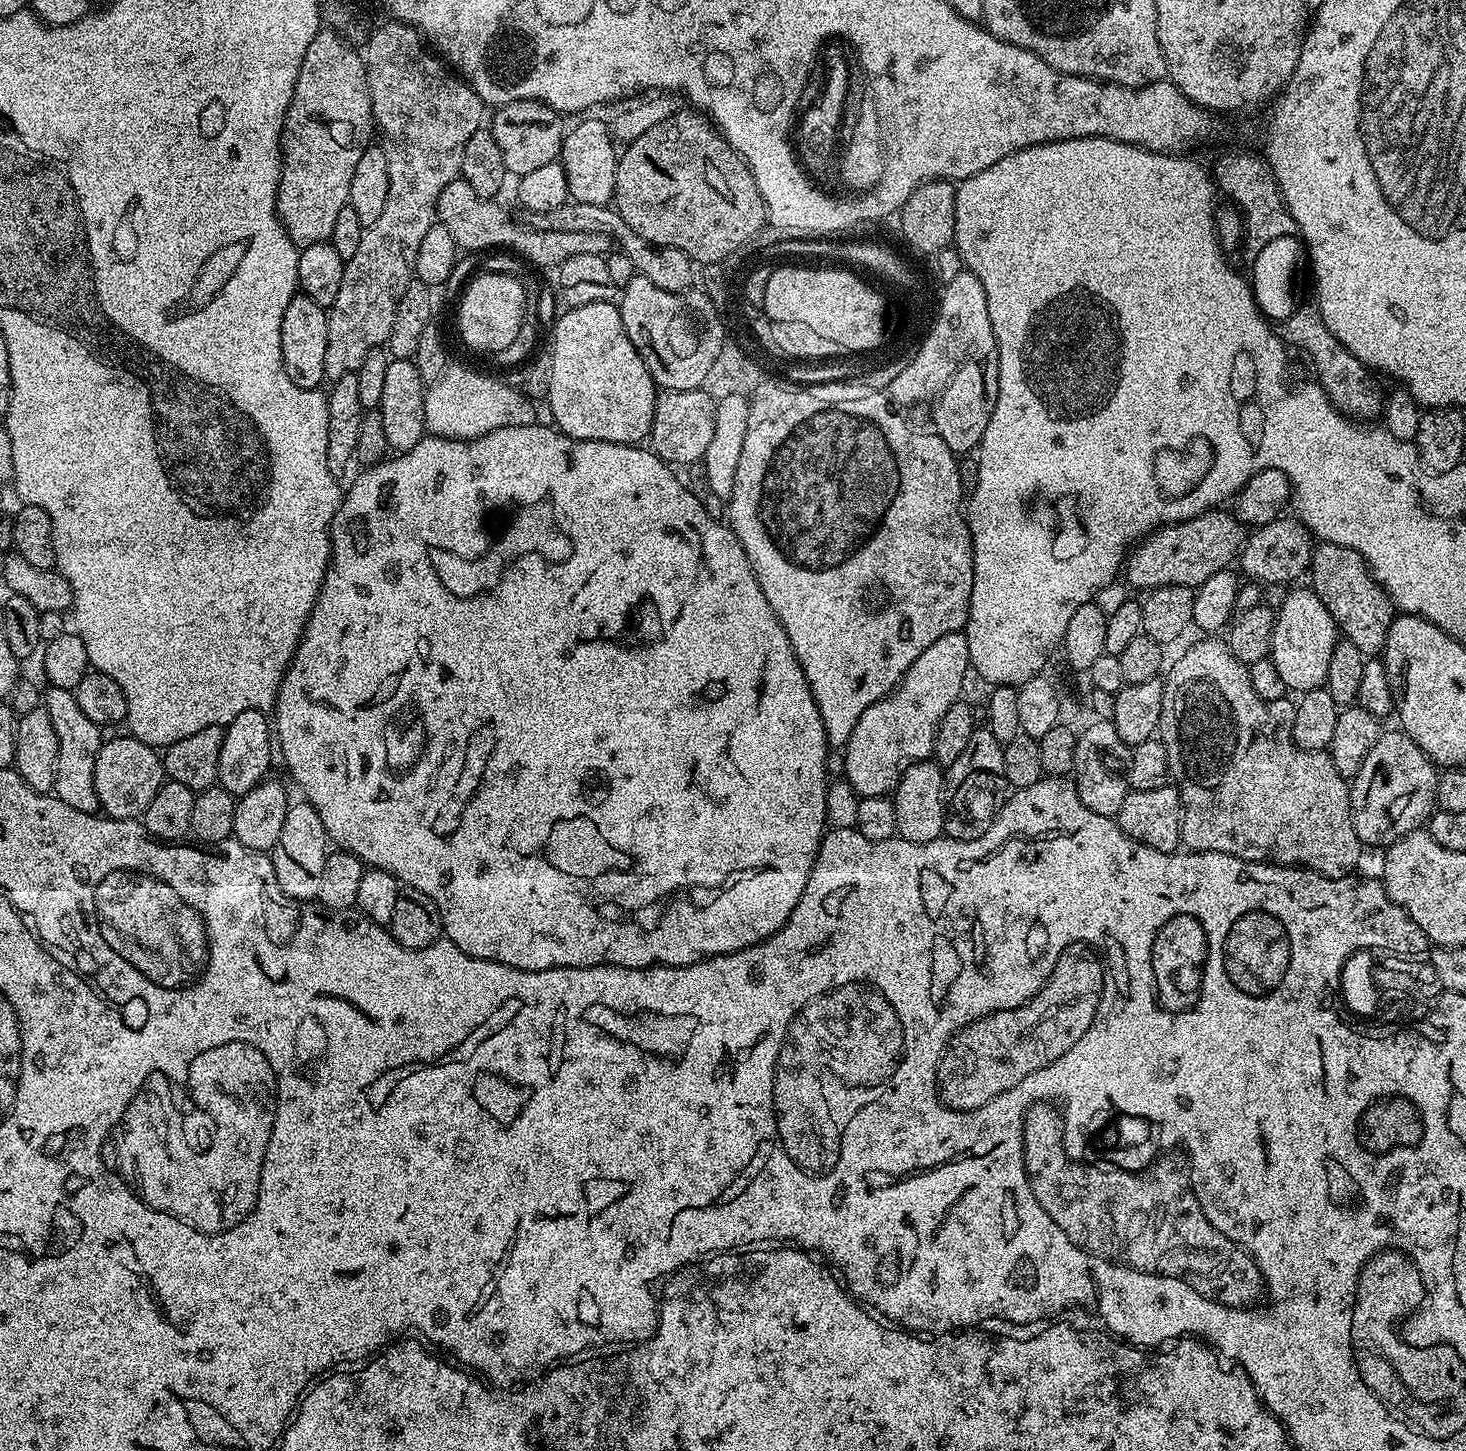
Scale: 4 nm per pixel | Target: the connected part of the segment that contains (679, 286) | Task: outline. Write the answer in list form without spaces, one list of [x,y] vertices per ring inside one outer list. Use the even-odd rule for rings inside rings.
[[[569,198],[562,206],[554,206],[545,212],[528,212],[526,218],[528,218],[528,220],[526,219],[527,227],[543,232],[546,230],[579,230],[581,234],[606,234],[614,241],[615,247],[616,244],[620,247],[617,249],[622,255],[630,258],[637,273],[650,278],[650,282],[654,282],[654,286],[662,286],[662,290],[667,292],[683,293],[687,293],[693,287],[694,263],[690,258],[685,259],[680,256],[678,250],[673,248],[658,248],[646,238],[634,234],[634,230],[630,230],[630,226],[626,226],[624,219],[617,214],[615,207],[607,204],[593,206],[591,202],[578,202]]]

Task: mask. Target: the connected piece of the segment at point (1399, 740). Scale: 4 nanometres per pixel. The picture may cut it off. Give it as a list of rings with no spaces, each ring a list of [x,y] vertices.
[[[1402,730],[1381,731],[1378,742],[1370,746],[1370,754],[1362,762],[1356,776],[1351,777],[1352,821],[1361,845],[1381,844],[1387,846],[1401,840],[1406,834],[1417,831],[1436,808],[1437,765]]]

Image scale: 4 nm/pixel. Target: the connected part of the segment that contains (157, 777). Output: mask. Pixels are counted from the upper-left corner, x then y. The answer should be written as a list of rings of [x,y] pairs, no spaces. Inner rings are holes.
[[[131,734],[116,736],[113,740],[105,739],[98,750],[98,758],[94,762],[94,790],[98,794],[103,815],[111,816],[113,820],[135,820],[143,817],[146,806],[158,794],[158,790],[166,779],[164,774],[164,762],[161,753],[149,744],[136,740]]]

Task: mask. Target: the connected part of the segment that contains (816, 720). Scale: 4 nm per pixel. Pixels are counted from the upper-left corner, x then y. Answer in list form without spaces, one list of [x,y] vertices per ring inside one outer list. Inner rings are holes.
[[[537,422],[537,423],[534,423],[534,424],[527,424],[527,425],[526,425],[526,426],[506,426],[506,427],[505,427],[505,428],[499,428],[499,429],[498,429],[498,430],[494,430],[494,431],[493,431],[493,432],[491,432],[491,433],[490,433],[490,434],[486,434],[486,435],[485,435],[485,436],[479,436],[479,438],[477,438],[477,440],[450,440],[450,439],[448,439],[448,437],[447,437],[447,436],[434,436],[434,435],[431,435],[431,434],[428,434],[428,435],[425,435],[425,437],[424,437],[424,440],[423,440],[423,441],[422,441],[422,442],[418,442],[418,446],[414,446],[414,450],[410,450],[410,451],[409,451],[409,452],[401,452],[401,453],[399,453],[399,454],[396,454],[396,455],[393,455],[393,456],[392,456],[392,457],[391,457],[391,458],[385,458],[385,459],[383,459],[383,460],[381,460],[381,461],[380,461],[380,463],[379,463],[379,464],[373,464],[373,465],[371,465],[371,466],[368,466],[368,467],[365,467],[365,468],[364,468],[364,469],[363,469],[363,471],[361,471],[361,472],[364,472],[364,473],[362,473],[362,474],[361,474],[361,476],[360,476],[360,477],[358,477],[358,478],[357,478],[357,480],[356,480],[356,481],[354,481],[354,482],[353,482],[353,484],[352,484],[352,485],[350,485],[350,486],[349,486],[349,488],[348,488],[348,485],[347,485],[347,488],[346,488],[346,491],[345,491],[345,492],[344,492],[344,493],[343,493],[343,496],[342,496],[342,499],[341,499],[341,502],[340,502],[340,508],[339,508],[339,510],[338,510],[338,511],[337,511],[337,512],[336,512],[336,517],[334,517],[334,518],[333,518],[333,519],[332,519],[332,523],[331,523],[331,525],[330,525],[330,531],[331,531],[331,533],[332,533],[332,559],[331,559],[331,561],[330,561],[330,563],[329,563],[329,565],[328,565],[328,572],[327,572],[327,573],[326,573],[326,575],[324,575],[324,581],[323,581],[323,582],[322,582],[322,586],[321,586],[321,587],[320,587],[320,593],[319,593],[319,594],[318,594],[318,598],[317,598],[317,599],[316,599],[316,604],[315,604],[315,606],[313,606],[313,608],[312,608],[312,612],[311,612],[311,614],[309,614],[309,615],[308,615],[308,625],[306,625],[306,626],[305,626],[305,627],[304,627],[304,630],[303,630],[303,633],[302,633],[302,635],[301,635],[301,637],[300,637],[300,644],[299,644],[299,646],[298,646],[298,647],[296,647],[296,652],[295,652],[295,654],[293,654],[293,656],[292,656],[292,662],[291,662],[291,664],[289,664],[289,666],[288,666],[288,668],[287,668],[287,670],[286,670],[286,671],[284,671],[284,676],[283,676],[283,678],[282,678],[282,679],[281,679],[281,680],[280,680],[280,689],[278,689],[278,691],[276,691],[276,703],[275,703],[275,705],[274,705],[274,740],[275,740],[275,743],[276,743],[276,744],[277,744],[277,745],[278,745],[278,752],[279,752],[279,755],[280,755],[280,752],[281,752],[281,754],[282,754],[282,755],[284,755],[284,764],[285,764],[285,766],[286,766],[286,767],[288,767],[288,772],[289,772],[289,774],[290,774],[290,775],[292,775],[292,776],[293,776],[293,778],[294,778],[294,779],[296,779],[296,784],[297,784],[297,786],[298,786],[298,787],[300,787],[300,788],[301,788],[301,790],[302,790],[302,791],[304,791],[304,796],[303,796],[303,799],[304,799],[304,800],[305,800],[305,801],[307,801],[307,803],[309,803],[309,804],[312,804],[312,805],[313,805],[313,806],[314,806],[314,810],[318,810],[318,811],[319,811],[319,812],[320,812],[320,817],[321,817],[321,818],[322,818],[322,826],[323,826],[323,827],[324,827],[324,831],[325,831],[325,832],[327,832],[327,834],[328,834],[328,839],[329,839],[329,841],[331,841],[331,843],[332,843],[332,844],[333,844],[333,845],[335,845],[335,847],[336,847],[336,848],[337,848],[337,849],[340,849],[340,850],[343,850],[343,851],[345,851],[345,852],[349,852],[349,853],[350,853],[350,855],[351,855],[351,856],[356,856],[356,857],[358,857],[358,859],[360,859],[360,861],[361,861],[361,862],[363,862],[363,864],[365,864],[365,866],[367,866],[367,867],[370,867],[370,868],[384,868],[384,869],[385,869],[385,870],[387,870],[387,871],[388,871],[388,872],[389,872],[389,873],[390,873],[390,874],[394,874],[394,878],[395,878],[395,879],[396,879],[396,880],[398,880],[398,881],[400,881],[400,883],[401,883],[401,885],[404,885],[404,886],[415,886],[415,887],[416,887],[416,889],[417,889],[417,890],[418,890],[418,891],[420,891],[420,892],[421,892],[421,893],[422,893],[422,894],[426,894],[426,898],[430,898],[430,899],[431,899],[431,900],[432,900],[432,901],[433,901],[433,902],[434,902],[434,906],[438,906],[438,910],[439,910],[439,911],[440,911],[440,917],[441,917],[441,918],[442,918],[442,922],[443,922],[443,923],[444,923],[444,931],[443,931],[443,935],[444,935],[444,936],[445,936],[445,937],[447,937],[447,939],[449,939],[449,940],[451,940],[451,942],[452,942],[452,944],[453,944],[453,945],[454,945],[454,946],[458,946],[458,947],[459,947],[459,948],[461,948],[461,950],[463,950],[463,951],[464,951],[464,953],[466,953],[466,954],[467,954],[467,956],[470,956],[470,957],[472,957],[472,959],[474,959],[474,960],[492,960],[492,961],[494,961],[494,962],[495,962],[495,964],[505,964],[505,965],[506,965],[506,966],[510,966],[510,967],[511,967],[511,968],[525,968],[525,970],[527,970],[527,972],[541,972],[541,971],[542,971],[542,970],[546,970],[546,969],[547,969],[547,968],[598,968],[598,967],[601,967],[601,966],[615,966],[615,967],[618,967],[618,968],[651,968],[651,967],[653,967],[653,966],[679,966],[679,965],[681,965],[681,964],[697,964],[697,963],[698,963],[698,962],[699,962],[699,960],[707,960],[707,959],[709,959],[709,958],[711,958],[711,957],[713,957],[713,956],[724,956],[724,955],[725,955],[725,954],[726,954],[726,953],[728,953],[728,952],[737,952],[737,951],[738,951],[738,950],[742,950],[742,949],[743,949],[743,948],[749,948],[749,947],[750,947],[750,946],[754,946],[754,945],[755,945],[755,944],[761,944],[761,943],[762,943],[762,942],[763,942],[763,941],[764,941],[764,940],[765,940],[765,939],[766,939],[766,938],[767,938],[767,936],[772,936],[772,935],[773,935],[773,934],[774,934],[774,933],[775,933],[775,932],[777,932],[777,931],[778,931],[778,930],[779,930],[779,928],[781,928],[781,926],[782,926],[782,925],[783,925],[783,924],[785,924],[785,923],[786,923],[786,921],[788,921],[788,919],[789,919],[789,918],[790,918],[790,914],[791,914],[791,913],[792,913],[792,911],[793,911],[793,910],[794,910],[794,906],[798,906],[798,898],[802,898],[802,890],[806,890],[806,882],[807,882],[807,881],[808,881],[808,879],[809,879],[809,878],[810,878],[810,874],[811,874],[811,873],[812,873],[812,867],[813,867],[813,866],[814,866],[814,862],[815,862],[815,861],[816,861],[816,855],[817,855],[817,854],[818,854],[818,853],[819,853],[819,852],[820,852],[820,841],[821,841],[821,840],[823,840],[823,839],[824,839],[824,833],[825,833],[825,831],[826,831],[826,821],[827,821],[827,819],[828,819],[828,811],[827,811],[827,810],[826,810],[826,794],[827,794],[827,793],[828,793],[828,786],[829,786],[829,783],[830,783],[830,776],[827,776],[827,774],[826,774],[826,773],[824,773],[824,771],[826,771],[826,770],[827,770],[827,768],[828,768],[828,752],[829,752],[829,753],[830,753],[830,745],[829,745],[829,742],[828,742],[828,739],[827,739],[827,738],[826,738],[826,730],[825,730],[825,729],[824,729],[824,719],[822,719],[822,717],[821,717],[821,716],[820,716],[820,711],[819,711],[819,710],[818,710],[818,706],[817,706],[817,705],[816,705],[816,703],[815,703],[815,702],[814,702],[814,698],[813,698],[813,697],[812,697],[812,691],[811,691],[811,690],[810,690],[810,686],[809,686],[809,685],[808,685],[808,683],[807,683],[807,682],[806,682],[806,678],[805,678],[805,677],[804,677],[804,671],[803,671],[803,670],[802,670],[802,666],[801,666],[801,665],[800,665],[800,663],[799,663],[799,662],[798,662],[798,658],[797,658],[797,657],[796,657],[796,655],[795,655],[795,654],[794,654],[794,650],[793,650],[793,649],[792,649],[792,647],[791,647],[791,646],[790,646],[790,638],[786,638],[786,630],[782,630],[782,626],[781,626],[781,625],[780,625],[780,624],[779,624],[779,623],[778,623],[778,622],[777,622],[777,620],[776,620],[776,615],[775,615],[775,614],[774,614],[774,610],[770,610],[770,602],[766,602],[766,594],[762,594],[762,586],[758,586],[758,578],[757,578],[757,577],[756,577],[756,575],[755,575],[755,574],[754,574],[754,570],[753,570],[753,569],[752,569],[752,567],[751,567],[751,566],[750,566],[750,562],[749,562],[749,561],[748,561],[748,559],[747,559],[747,558],[746,558],[746,550],[742,550],[742,542],[738,542],[738,538],[737,538],[737,537],[736,537],[736,536],[735,536],[735,535],[734,535],[734,533],[732,533],[732,530],[731,530],[731,528],[729,528],[729,527],[728,527],[728,525],[727,525],[727,523],[724,523],[724,522],[721,522],[721,521],[720,521],[720,524],[719,524],[719,522],[718,522],[718,521],[716,521],[716,520],[715,520],[715,518],[714,518],[714,517],[712,517],[712,516],[711,516],[711,514],[710,514],[710,513],[708,513],[708,512],[707,512],[707,510],[706,510],[706,509],[704,509],[704,504],[703,504],[703,502],[702,502],[702,501],[700,501],[700,500],[699,500],[699,498],[698,498],[698,497],[696,497],[696,496],[695,496],[695,494],[697,494],[697,493],[696,493],[696,492],[695,492],[695,491],[693,491],[693,489],[692,489],[692,488],[691,488],[691,487],[689,487],[689,485],[688,485],[688,484],[687,484],[687,483],[685,483],[685,481],[684,481],[684,480],[683,480],[683,479],[681,479],[681,477],[680,477],[680,476],[679,476],[679,475],[678,475],[678,477],[676,477],[676,476],[675,476],[675,474],[674,474],[674,473],[672,473],[672,472],[675,472],[675,471],[673,471],[673,469],[672,469],[672,468],[671,468],[671,467],[669,467],[669,465],[667,465],[667,464],[665,464],[665,463],[664,463],[664,461],[663,461],[663,460],[661,460],[661,459],[660,459],[660,457],[659,457],[659,456],[657,456],[657,455],[656,455],[656,453],[655,453],[655,452],[653,452],[653,451],[651,451],[651,450],[649,450],[649,449],[648,449],[648,448],[647,448],[647,447],[644,447],[644,446],[633,446],[633,445],[631,445],[631,444],[607,444],[607,442],[605,442],[605,441],[604,441],[604,440],[575,440],[575,439],[574,439],[574,438],[573,438],[573,437],[572,437],[572,436],[567,436],[567,435],[566,435],[566,433],[564,433],[564,432],[561,432],[561,431],[559,431],[559,430],[557,430],[557,429],[556,429],[556,428],[555,428],[555,427],[552,427],[552,426],[549,426],[549,428],[547,428],[547,426],[546,426],[546,425],[544,425],[544,424],[543,424],[543,422]]]

